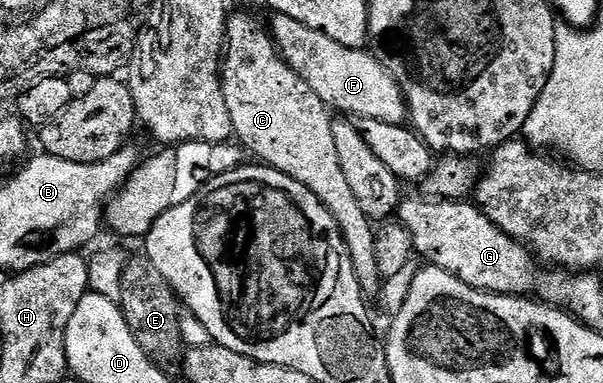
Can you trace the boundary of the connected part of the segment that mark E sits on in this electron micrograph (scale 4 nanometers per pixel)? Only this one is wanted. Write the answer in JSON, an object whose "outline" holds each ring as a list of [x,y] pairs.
{"outline":[[[147,257],[129,258],[124,265],[124,276],[120,279],[120,310],[126,317],[126,325],[130,325],[130,333],[142,345],[142,349],[157,365],[169,365],[181,358],[186,344],[180,328],[182,304],[176,297],[171,285],[154,269]]]}

